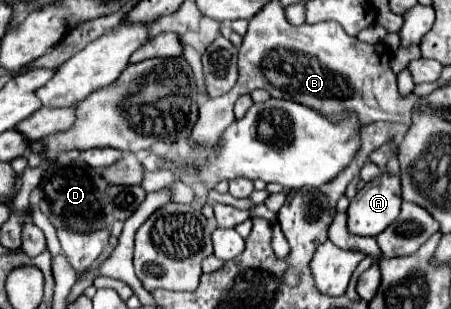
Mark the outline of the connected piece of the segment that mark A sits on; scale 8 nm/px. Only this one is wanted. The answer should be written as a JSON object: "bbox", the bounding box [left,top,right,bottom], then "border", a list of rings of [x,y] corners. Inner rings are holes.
{"bbox":[347,173,401,237],"border":[[[381,173],[357,191],[347,209],[347,227],[353,235],[375,237],[397,219],[401,203],[401,179],[391,173]]]}

